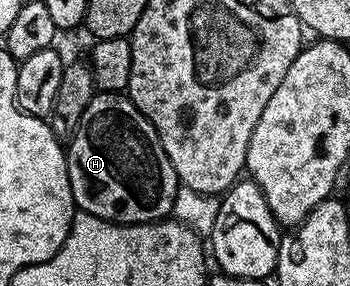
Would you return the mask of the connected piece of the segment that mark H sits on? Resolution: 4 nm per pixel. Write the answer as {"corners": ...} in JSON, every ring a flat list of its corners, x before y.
{"corners":[[97,93,92,96,74,137,67,144,66,154,70,189,80,211,109,219,111,223,154,223,173,214,172,206,178,188,174,165,170,165,170,157,166,157,162,149,162,141,154,125,150,125,131,99,123,94]]}

